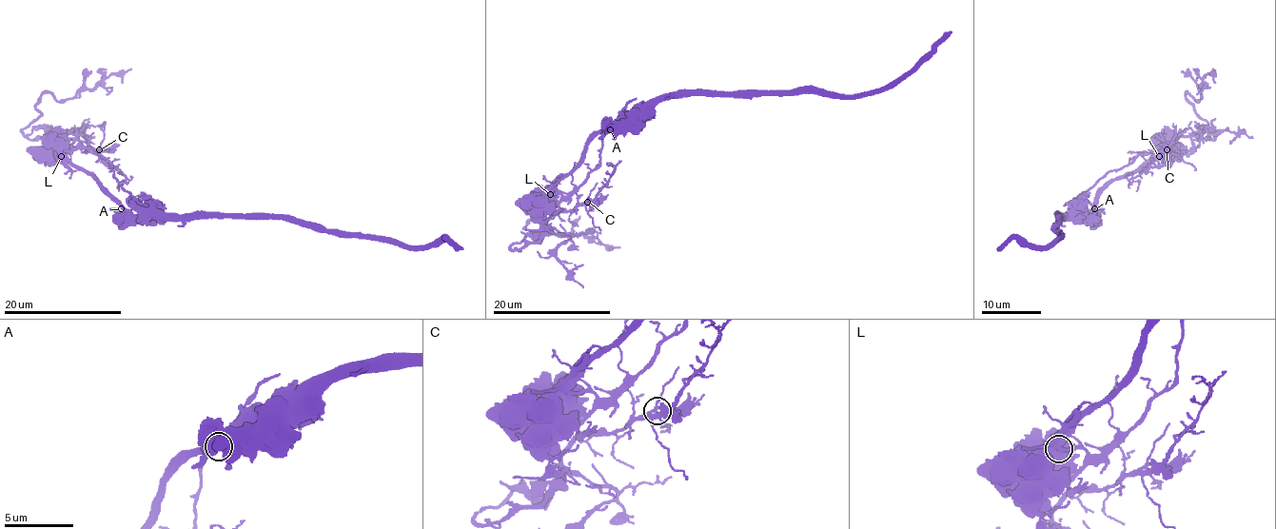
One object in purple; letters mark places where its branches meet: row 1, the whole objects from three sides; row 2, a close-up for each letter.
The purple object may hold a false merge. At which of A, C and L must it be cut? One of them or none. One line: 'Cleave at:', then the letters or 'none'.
Cleave at: L

